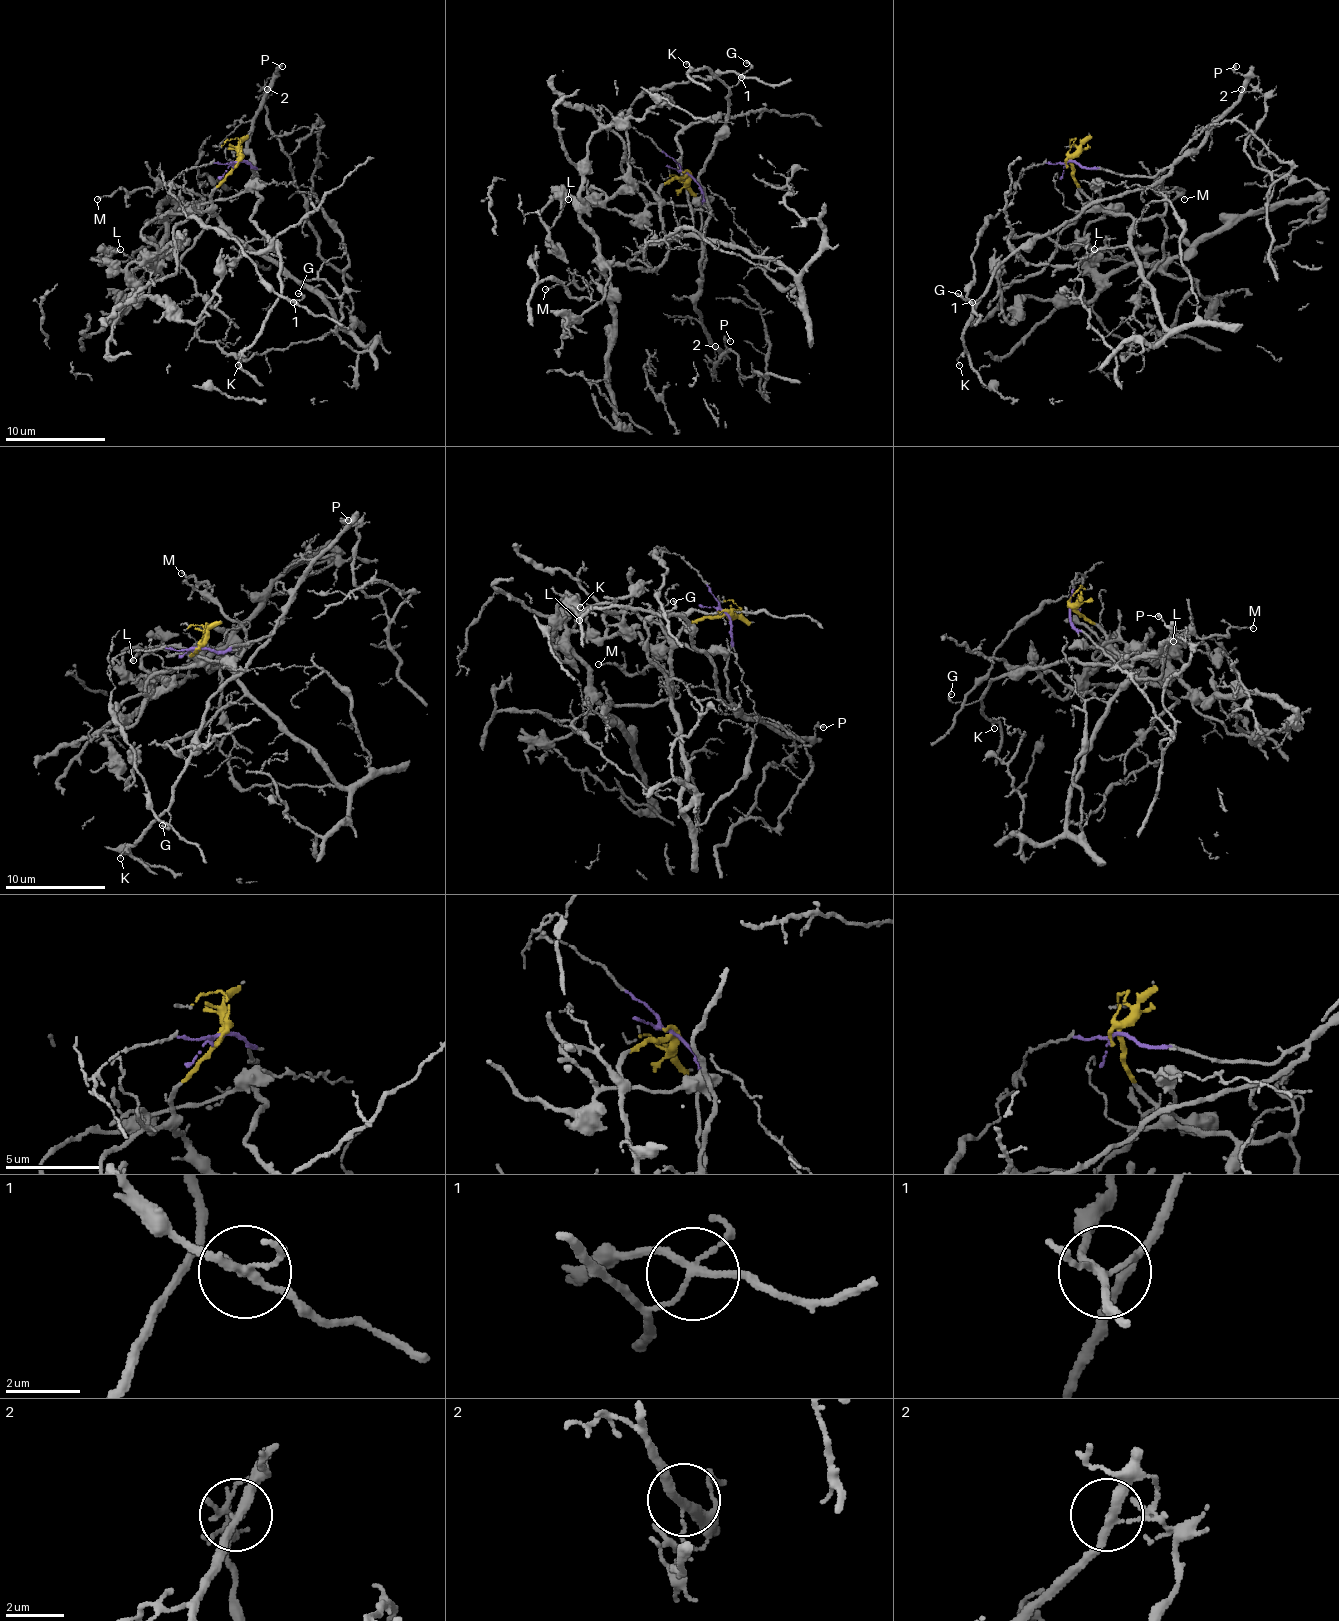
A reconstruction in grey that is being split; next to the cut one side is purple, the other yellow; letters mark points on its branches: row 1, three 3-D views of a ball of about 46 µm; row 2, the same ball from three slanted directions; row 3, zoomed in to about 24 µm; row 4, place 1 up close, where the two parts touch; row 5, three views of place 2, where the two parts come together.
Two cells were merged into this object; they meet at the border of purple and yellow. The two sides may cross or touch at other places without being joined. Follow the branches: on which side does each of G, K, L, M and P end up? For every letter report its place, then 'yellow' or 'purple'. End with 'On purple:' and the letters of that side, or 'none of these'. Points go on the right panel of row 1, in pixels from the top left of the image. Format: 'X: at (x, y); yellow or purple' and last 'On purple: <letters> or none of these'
G: at (958, 293); purple
K: at (959, 365); purple
L: at (1094, 249); yellow
M: at (1184, 199); yellow
P: at (1236, 66); purple
On purple: G, K, P

